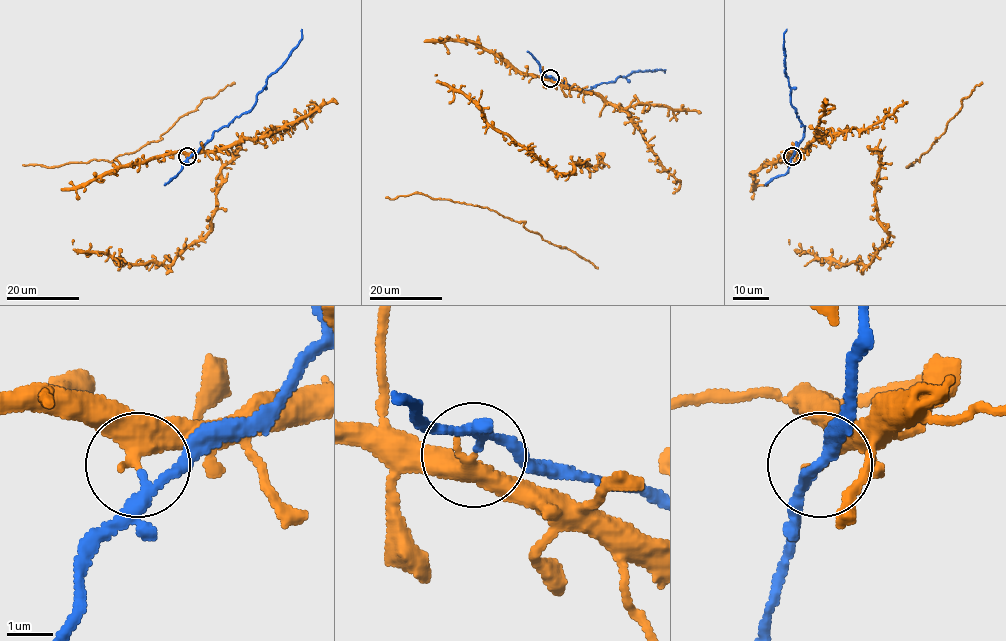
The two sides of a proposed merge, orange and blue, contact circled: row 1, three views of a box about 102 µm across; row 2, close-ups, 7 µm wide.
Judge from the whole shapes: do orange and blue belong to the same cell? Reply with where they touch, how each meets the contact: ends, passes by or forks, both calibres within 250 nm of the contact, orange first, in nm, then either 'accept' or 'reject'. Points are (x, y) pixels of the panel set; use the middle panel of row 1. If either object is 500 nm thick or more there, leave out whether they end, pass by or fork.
place (550, 78); orange passes by; blue passes by; calibres 320 and 180 nm; reject

